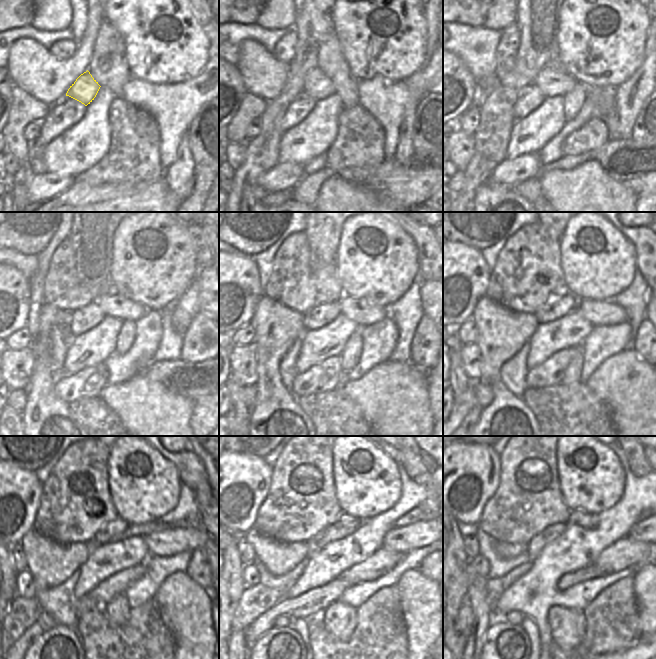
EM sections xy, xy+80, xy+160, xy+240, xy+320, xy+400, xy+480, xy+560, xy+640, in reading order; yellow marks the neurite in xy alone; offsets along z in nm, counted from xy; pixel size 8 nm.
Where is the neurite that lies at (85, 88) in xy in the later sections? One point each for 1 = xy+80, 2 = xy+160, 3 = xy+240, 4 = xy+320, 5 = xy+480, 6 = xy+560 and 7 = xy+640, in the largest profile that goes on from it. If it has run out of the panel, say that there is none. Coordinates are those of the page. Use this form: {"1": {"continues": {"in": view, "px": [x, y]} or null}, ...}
{"1": {"continues": {"in": "xy+80", "px": [317, 85]}}, "2": {"continues": {"in": "xy+160", "px": [551, 81]}}, "3": {"continues": {"in": "xy+240", "px": [112, 304]}}, "4": {"continues": {"in": "xy+320", "px": [357, 310]}}, "5": {"continues": {"in": "xy+480", "px": [169, 542]}}, "6": {"continues": {"in": "xy+560", "px": [421, 534]}}, "7": {"continues": {"in": "xy+640", "px": [646, 531]}}}

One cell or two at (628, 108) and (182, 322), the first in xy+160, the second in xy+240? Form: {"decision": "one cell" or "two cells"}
{"decision": "one cell"}

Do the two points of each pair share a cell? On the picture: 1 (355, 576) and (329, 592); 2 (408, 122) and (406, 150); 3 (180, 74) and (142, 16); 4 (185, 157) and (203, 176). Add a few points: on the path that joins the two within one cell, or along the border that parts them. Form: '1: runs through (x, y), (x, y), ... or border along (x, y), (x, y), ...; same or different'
1: border along (337, 578), (346, 581), (350, 585); different
2: runs through (408, 129), (406, 143); same
3: runs through (176, 60), (148, 30); same
4: border along (188, 143), (193, 158), (193, 189); different

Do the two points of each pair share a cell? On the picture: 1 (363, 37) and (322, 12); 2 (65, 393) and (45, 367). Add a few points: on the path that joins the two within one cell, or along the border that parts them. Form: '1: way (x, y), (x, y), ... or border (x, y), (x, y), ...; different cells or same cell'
1: border (332, 10), (333, 32), (335, 35); different cells
2: border (56, 379), (54, 392), (66, 401); different cells

